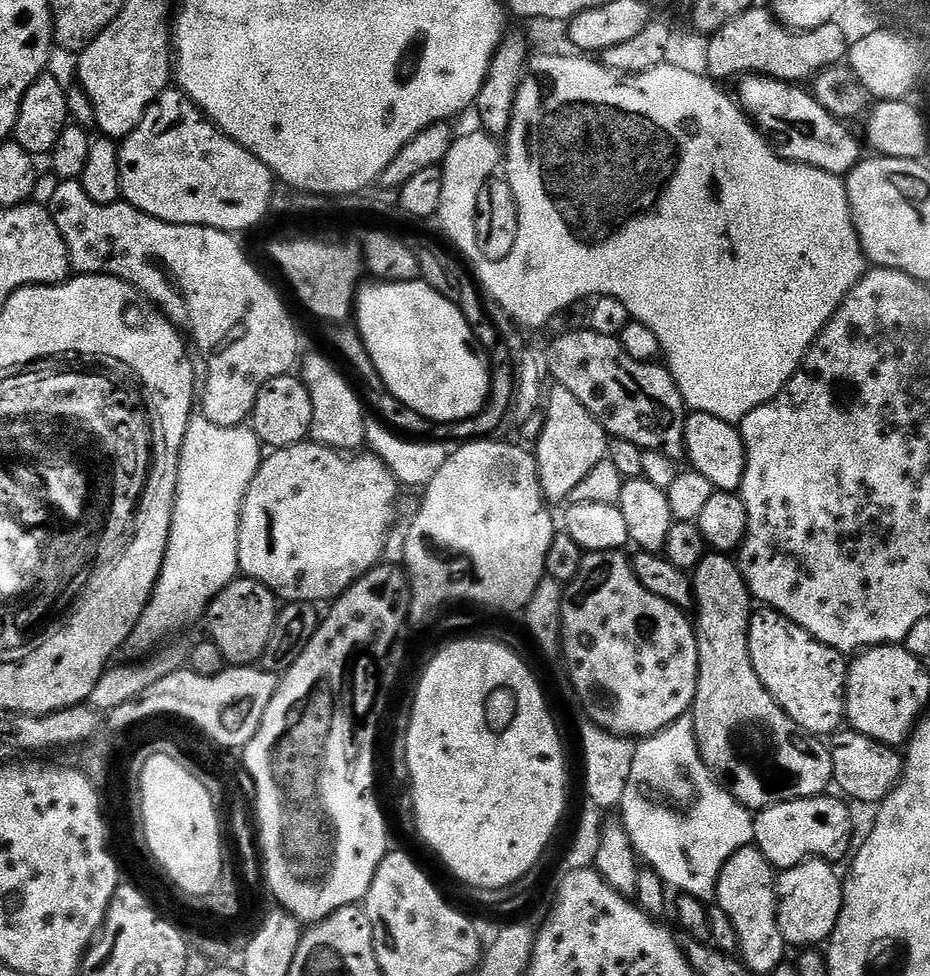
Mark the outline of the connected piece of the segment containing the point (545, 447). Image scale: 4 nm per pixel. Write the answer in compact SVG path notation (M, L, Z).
M559 386L550 388L546 392L548 413L543 413L540 434L534 440L534 444L536 444L534 455L544 499L548 501L549 505L556 506L560 503L563 505L571 497L574 486L578 486L578 482L582 482L582 478L586 478L586 474L590 474L590 470L594 470L594 466L598 466L598 462L602 462L607 457L610 437L602 425L596 421L594 414L590 414L590 410L586 410L586 406L582 406L582 402L578 402L578 398L574 398L574 394L570 394L570 390Z

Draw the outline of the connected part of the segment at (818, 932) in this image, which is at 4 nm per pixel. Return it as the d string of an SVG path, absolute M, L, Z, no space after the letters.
M804 860L798 866L793 868L785 868L776 877L776 917L778 918L778 926L782 930L782 938L784 939L785 945L791 946L792 944L796 947L796 950L812 950L817 946L827 945L828 941L831 940L834 930L838 926L838 918L842 914L842 906L844 905L844 886L842 883L842 876L839 876L835 872L833 865L826 860Z

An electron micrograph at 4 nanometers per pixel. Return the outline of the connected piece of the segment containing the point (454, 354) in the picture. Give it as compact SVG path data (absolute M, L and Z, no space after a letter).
M423 279L365 283L356 293L354 321L360 331L358 340L368 351L374 366L384 380L384 387L397 396L410 410L418 410L433 424L454 424L478 415L491 395L492 366L484 360L472 327L466 322L455 300L448 300Z

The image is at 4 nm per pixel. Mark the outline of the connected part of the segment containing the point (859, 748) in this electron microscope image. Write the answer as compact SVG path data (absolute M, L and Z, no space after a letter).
M851 730L837 731L831 737L828 753L832 759L835 787L840 787L839 791L849 801L857 800L860 804L879 805L881 800L895 790L896 783L904 773L904 757L895 747L879 744L877 740L871 740Z

